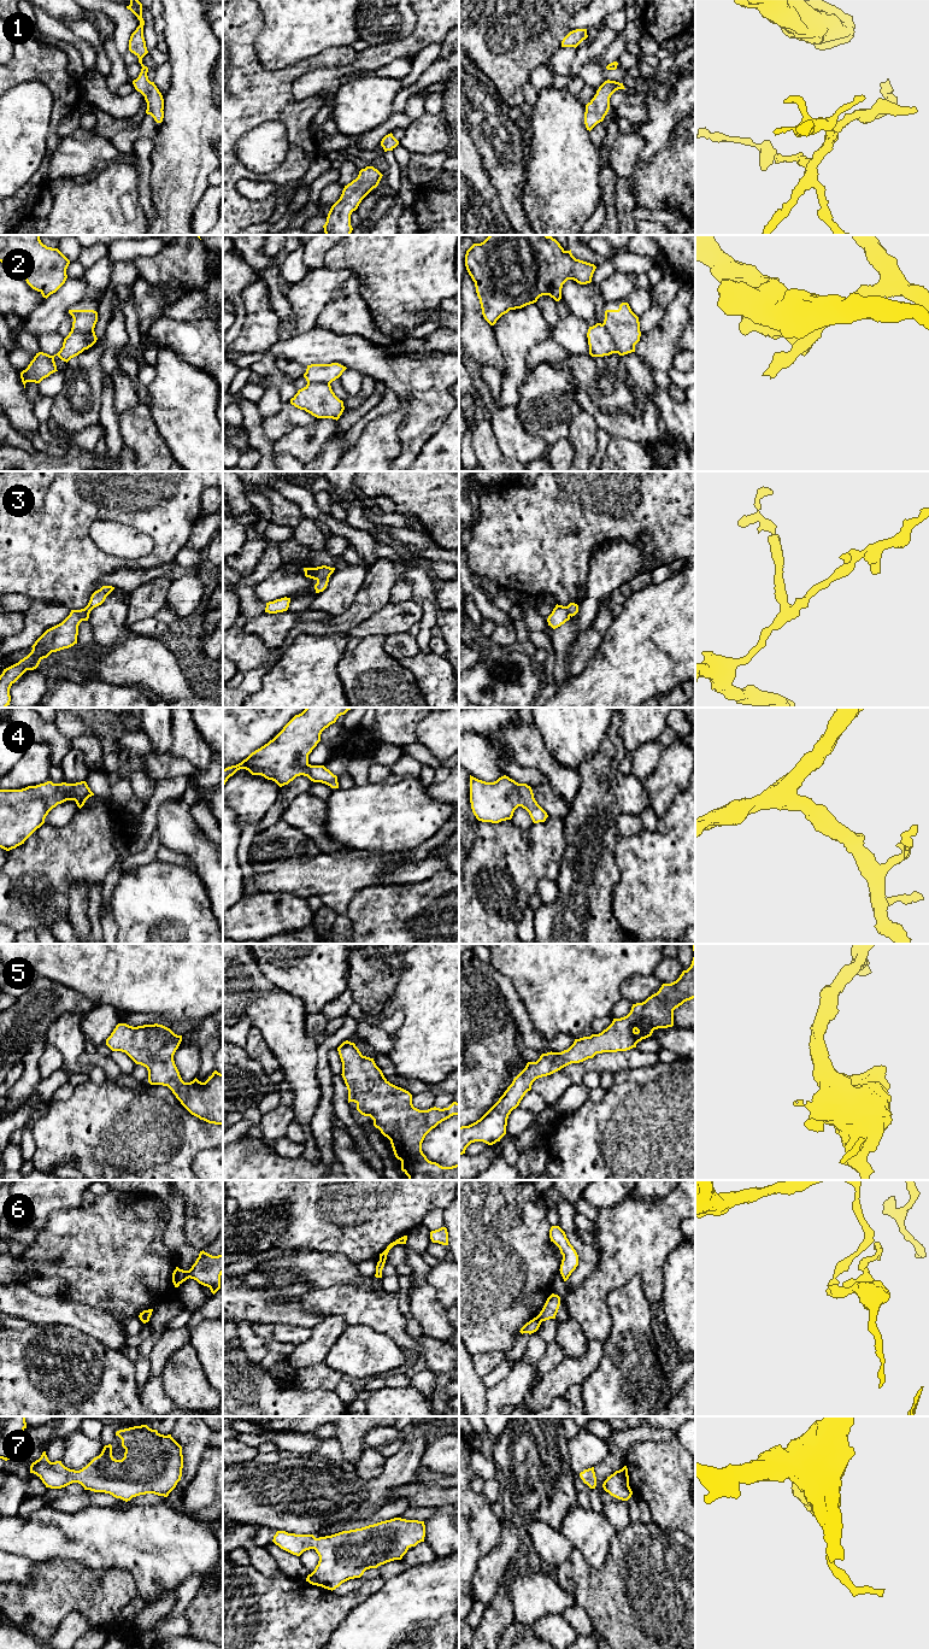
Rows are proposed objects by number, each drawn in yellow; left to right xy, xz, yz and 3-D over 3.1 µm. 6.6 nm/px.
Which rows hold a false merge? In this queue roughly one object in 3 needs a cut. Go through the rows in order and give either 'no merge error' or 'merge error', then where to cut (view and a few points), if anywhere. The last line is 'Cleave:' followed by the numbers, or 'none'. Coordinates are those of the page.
1: no merge error; cut none
2: merge error; cut yz (603, 323), (617, 352)
3: merge error; cut xz (328, 576), (317, 581)
4: no merge error; cut none
5: no merge error; cut none
6: merge error; cut xz (380, 1260), (384, 1262)
7: no merge error; cut none
Cleave: 2, 3, 6

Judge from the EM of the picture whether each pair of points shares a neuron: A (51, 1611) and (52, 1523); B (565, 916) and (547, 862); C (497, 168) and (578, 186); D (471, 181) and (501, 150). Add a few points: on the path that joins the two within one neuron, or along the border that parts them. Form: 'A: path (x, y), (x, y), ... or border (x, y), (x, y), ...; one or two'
A: border (41, 1561), (69, 1559), (80, 1564); two
B: border (563, 852), (560, 870), (556, 881); two
C: border (525, 166), (525, 181), (518, 188), (521, 201); two
D: border (474, 142), (483, 171), (498, 193); two

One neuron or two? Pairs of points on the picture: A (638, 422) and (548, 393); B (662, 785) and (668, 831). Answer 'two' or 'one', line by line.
A: two
B: two

